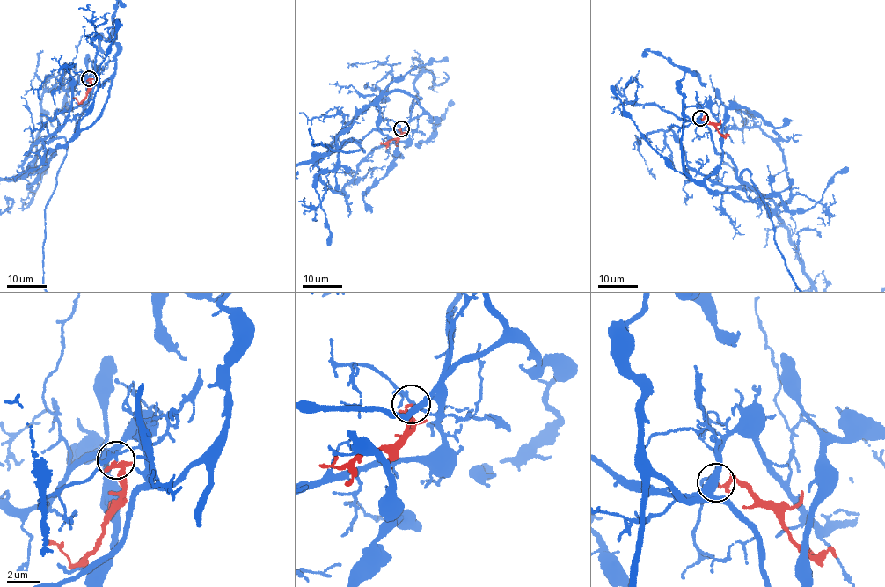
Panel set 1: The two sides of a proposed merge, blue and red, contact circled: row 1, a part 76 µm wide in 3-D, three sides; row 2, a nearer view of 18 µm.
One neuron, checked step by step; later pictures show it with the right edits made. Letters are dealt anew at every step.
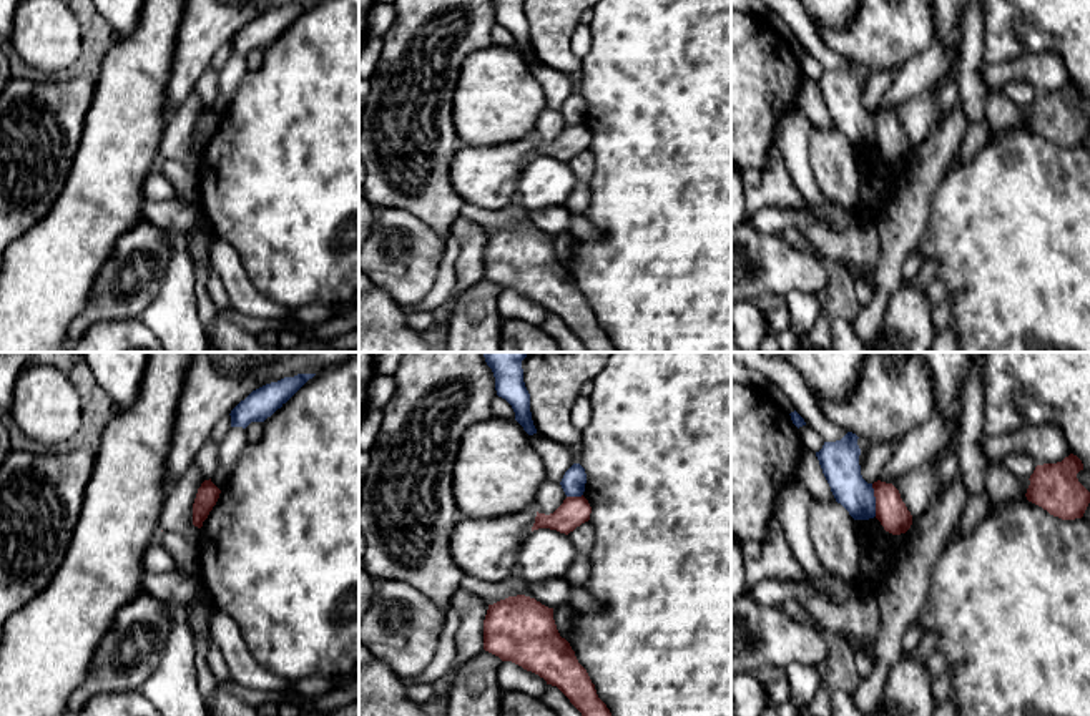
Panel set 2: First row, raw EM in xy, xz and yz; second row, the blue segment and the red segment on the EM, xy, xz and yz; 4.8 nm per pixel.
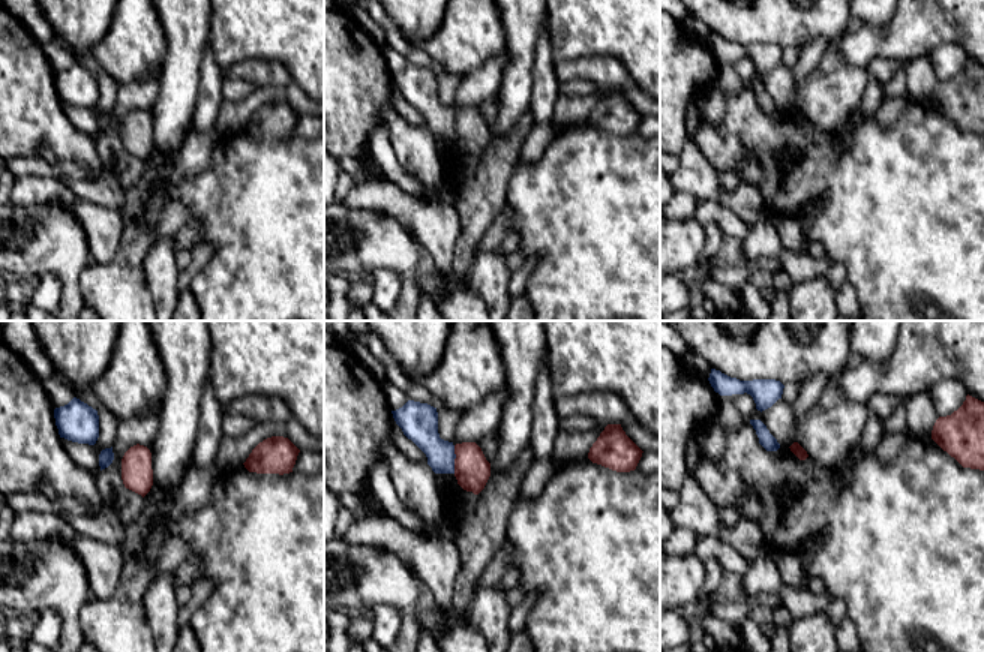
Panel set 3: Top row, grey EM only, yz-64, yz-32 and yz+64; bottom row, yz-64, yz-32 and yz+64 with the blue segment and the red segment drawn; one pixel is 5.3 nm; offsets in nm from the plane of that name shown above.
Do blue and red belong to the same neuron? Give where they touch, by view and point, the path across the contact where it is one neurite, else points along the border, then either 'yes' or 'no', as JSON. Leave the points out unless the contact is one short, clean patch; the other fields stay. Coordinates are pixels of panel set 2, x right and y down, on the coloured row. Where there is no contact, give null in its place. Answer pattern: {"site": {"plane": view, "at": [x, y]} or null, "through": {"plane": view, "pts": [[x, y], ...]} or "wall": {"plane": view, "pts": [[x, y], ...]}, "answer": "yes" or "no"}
{"site": {"plane": "yz", "at": [874, 500]}, "wall": {"plane": "yz", "pts": [[871, 484], [876, 515]]}, "answer": "no"}

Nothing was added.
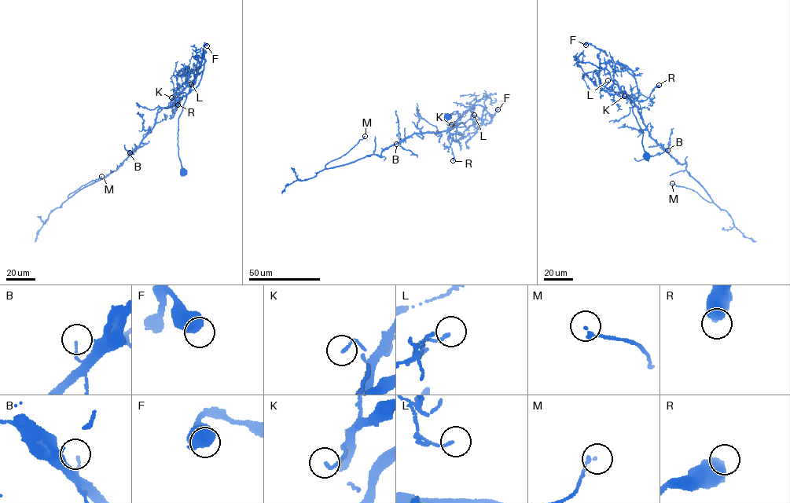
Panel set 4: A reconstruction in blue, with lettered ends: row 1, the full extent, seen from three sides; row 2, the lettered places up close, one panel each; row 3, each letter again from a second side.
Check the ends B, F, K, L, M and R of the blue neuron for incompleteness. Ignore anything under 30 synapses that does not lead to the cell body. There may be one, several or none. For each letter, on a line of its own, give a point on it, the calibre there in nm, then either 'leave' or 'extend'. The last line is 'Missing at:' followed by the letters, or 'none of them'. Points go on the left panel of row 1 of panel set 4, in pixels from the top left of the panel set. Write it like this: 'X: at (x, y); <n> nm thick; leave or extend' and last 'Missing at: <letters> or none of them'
B: at (130, 152); 80 nm thick; leave
F: at (207, 45); 650 nm thick; leave
K: at (171, 97); 140 nm thick; leave
L: at (191, 84); 120 nm thick; leave
M: at (101, 176); 150 nm thick; leave
R: at (178, 104); 600 nm thick; leave
Missing at: none of them

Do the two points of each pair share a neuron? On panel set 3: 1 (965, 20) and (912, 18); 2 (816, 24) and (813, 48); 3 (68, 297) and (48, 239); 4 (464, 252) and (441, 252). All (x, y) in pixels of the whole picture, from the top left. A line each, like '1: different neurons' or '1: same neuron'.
1: same neuron
2: different neurons
3: same neuron
4: different neurons

